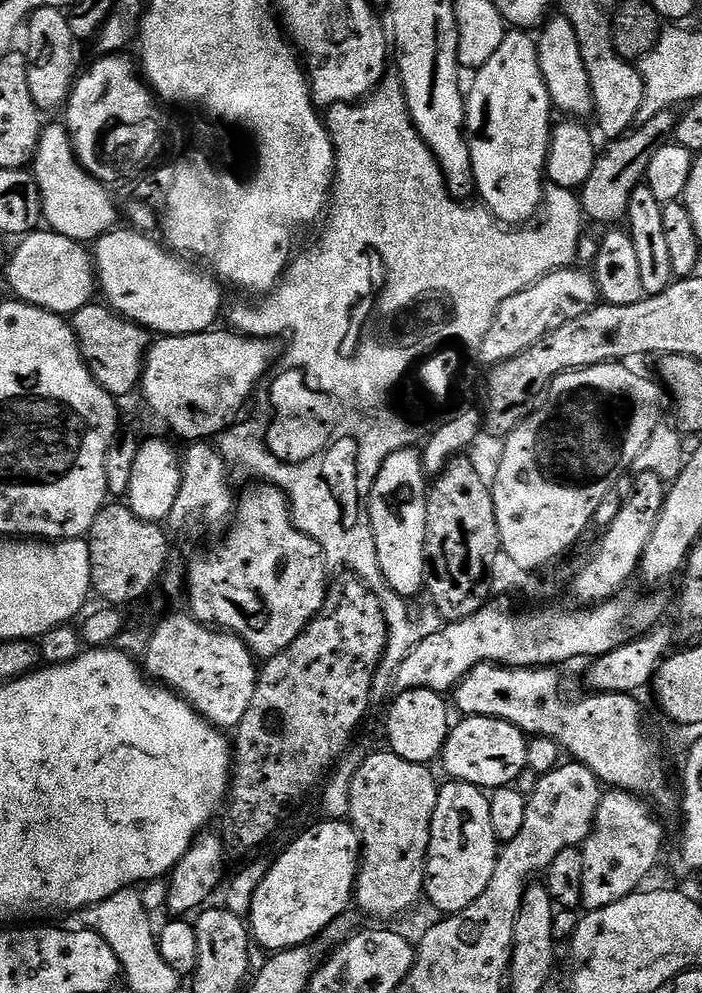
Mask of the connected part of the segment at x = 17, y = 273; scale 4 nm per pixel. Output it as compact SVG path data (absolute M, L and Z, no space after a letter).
M33 230L19 241L8 260L8 284L17 301L33 304L65 318L93 303L98 292L96 265L83 243L51 230Z

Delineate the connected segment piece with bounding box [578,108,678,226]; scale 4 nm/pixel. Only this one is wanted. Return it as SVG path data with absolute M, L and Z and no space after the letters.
M664 109L657 117L629 132L627 136L611 141L607 145L608 149L605 152L603 149L597 155L593 173L578 192L584 215L591 223L593 220L596 224L616 226L619 220L623 221L627 217L631 195L636 187L645 183L654 154L675 137L677 121L678 116L673 109Z

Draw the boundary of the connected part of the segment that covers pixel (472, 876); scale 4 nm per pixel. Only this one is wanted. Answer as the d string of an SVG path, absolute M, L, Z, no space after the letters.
M449 779L444 783L439 785L438 802L434 806L423 895L440 914L451 914L466 910L486 890L501 845L490 822L489 793L461 780Z

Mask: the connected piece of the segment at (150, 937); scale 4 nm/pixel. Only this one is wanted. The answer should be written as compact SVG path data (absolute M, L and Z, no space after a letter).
M124 888L110 898L100 903L92 904L80 914L81 925L98 933L114 950L115 956L120 962L121 969L125 972L140 972L147 974L151 968L156 968L156 954L160 951L159 939L151 915L144 908L140 892L137 889Z

